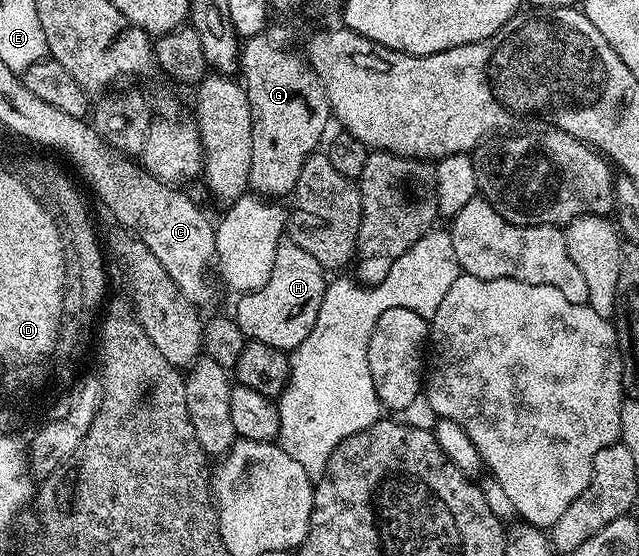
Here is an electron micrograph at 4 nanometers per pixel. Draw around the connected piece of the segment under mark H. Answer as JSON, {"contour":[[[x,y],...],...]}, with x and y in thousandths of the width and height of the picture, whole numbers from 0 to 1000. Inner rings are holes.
{"contour":[[[444,433],[433,448],[421,505],[415,505],[408,520],[372,532],[374,547],[365,561],[368,583],[388,612],[408,621],[427,621],[427,628],[454,635],[471,621],[471,613],[477,613],[477,606],[484,606],[496,577],[496,563],[502,556],[513,507],[505,478],[490,462],[484,462],[484,455],[471,448],[471,441]]]}

